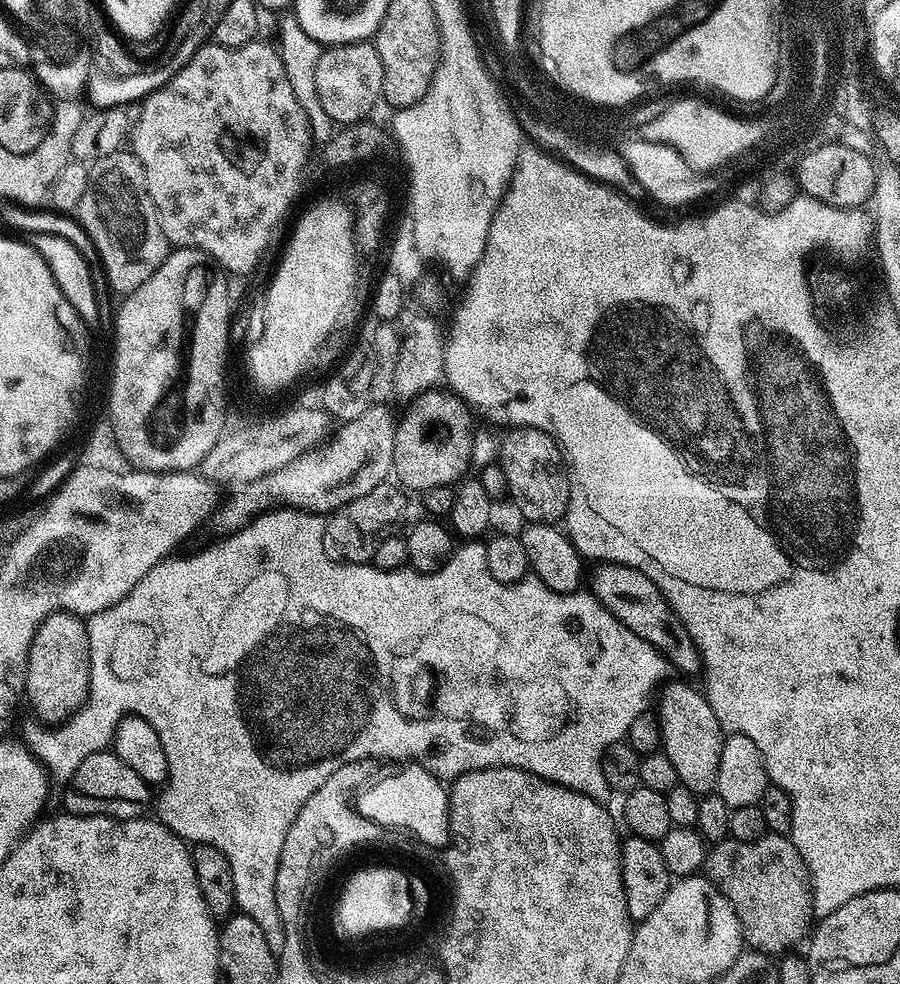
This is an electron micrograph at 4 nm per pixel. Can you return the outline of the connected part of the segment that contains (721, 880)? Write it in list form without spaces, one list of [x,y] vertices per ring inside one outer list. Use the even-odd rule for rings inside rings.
[[[766,834],[754,842],[729,838],[713,843],[706,875],[734,906],[749,949],[783,953],[787,944],[796,944],[809,935],[814,924],[812,877],[789,837]]]

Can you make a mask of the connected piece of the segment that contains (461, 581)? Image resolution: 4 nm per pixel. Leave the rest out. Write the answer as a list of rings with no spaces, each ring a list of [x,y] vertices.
[[[303,510],[263,512],[244,528],[225,535],[217,544],[193,556],[176,554],[158,562],[158,566],[154,566],[154,570],[150,570],[150,574],[146,574],[146,578],[142,578],[122,602],[87,617],[92,669],[84,705],[66,722],[57,723],[55,727],[40,722],[28,724],[22,735],[23,741],[48,769],[51,779],[68,782],[84,758],[105,751],[115,741],[116,727],[125,716],[137,716],[150,722],[158,738],[162,738],[162,750],[166,750],[168,759],[169,780],[161,791],[165,792],[160,796],[160,823],[185,842],[209,844],[226,854],[230,874],[234,874],[236,908],[258,922],[262,934],[266,934],[267,945],[275,954],[284,949],[284,927],[276,901],[276,875],[282,842],[286,842],[288,828],[298,810],[302,810],[306,798],[310,798],[326,778],[341,768],[340,762],[346,760],[346,748],[354,748],[354,740],[360,740],[358,734],[364,736],[370,720],[380,720],[382,714],[388,716],[388,672],[400,672],[400,668],[418,675],[429,672],[434,677],[435,692],[444,692],[444,708],[448,708],[444,720],[432,720],[432,724],[424,724],[424,720],[412,724],[412,720],[408,720],[408,748],[416,748],[415,763],[421,764],[427,772],[433,772],[441,781],[450,782],[479,768],[521,768],[607,805],[614,793],[606,782],[606,774],[602,774],[602,754],[611,744],[619,744],[627,737],[634,718],[649,711],[650,701],[665,679],[664,673],[670,670],[668,661],[658,649],[618,622],[618,618],[607,612],[591,591],[558,594],[535,578],[525,578],[516,584],[498,582],[486,566],[487,543],[461,543],[461,548],[459,545],[434,572],[418,572],[411,566],[382,570],[371,563],[339,564],[330,559],[324,552],[324,522],[323,515]]]

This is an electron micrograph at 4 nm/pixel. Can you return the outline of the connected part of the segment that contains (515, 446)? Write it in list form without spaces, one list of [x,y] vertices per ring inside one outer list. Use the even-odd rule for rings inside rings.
[[[512,428],[508,437],[500,440],[498,462],[506,474],[507,495],[516,508],[533,524],[556,524],[568,515],[570,481],[560,445],[550,434],[537,428]]]

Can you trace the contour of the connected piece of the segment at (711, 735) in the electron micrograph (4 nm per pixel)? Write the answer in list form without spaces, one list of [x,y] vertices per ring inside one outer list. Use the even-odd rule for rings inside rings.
[[[683,679],[676,680],[673,684],[665,683],[659,689],[654,700],[654,715],[660,721],[660,743],[666,758],[678,770],[678,778],[681,784],[685,784],[691,792],[708,794],[716,787],[718,778],[718,761],[722,758],[722,746],[724,745],[725,731],[720,727],[718,718],[714,718],[714,710],[710,706],[707,695],[696,688],[691,688]]]

